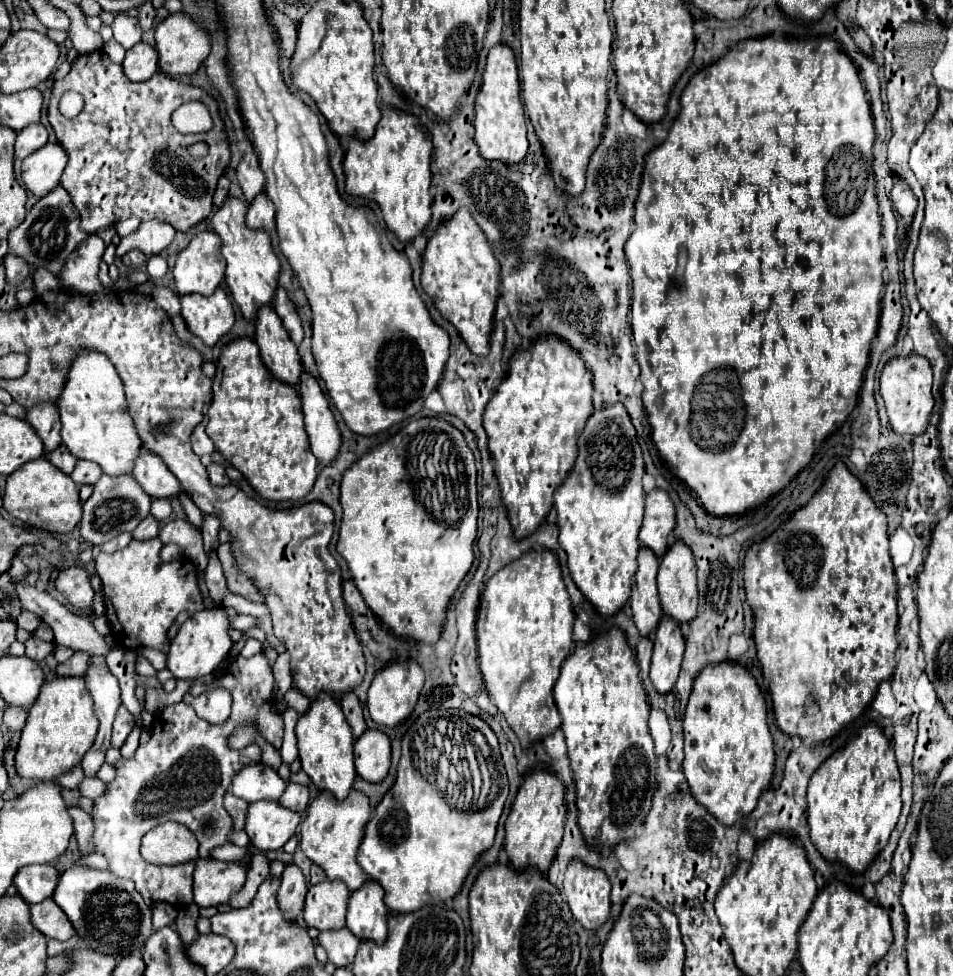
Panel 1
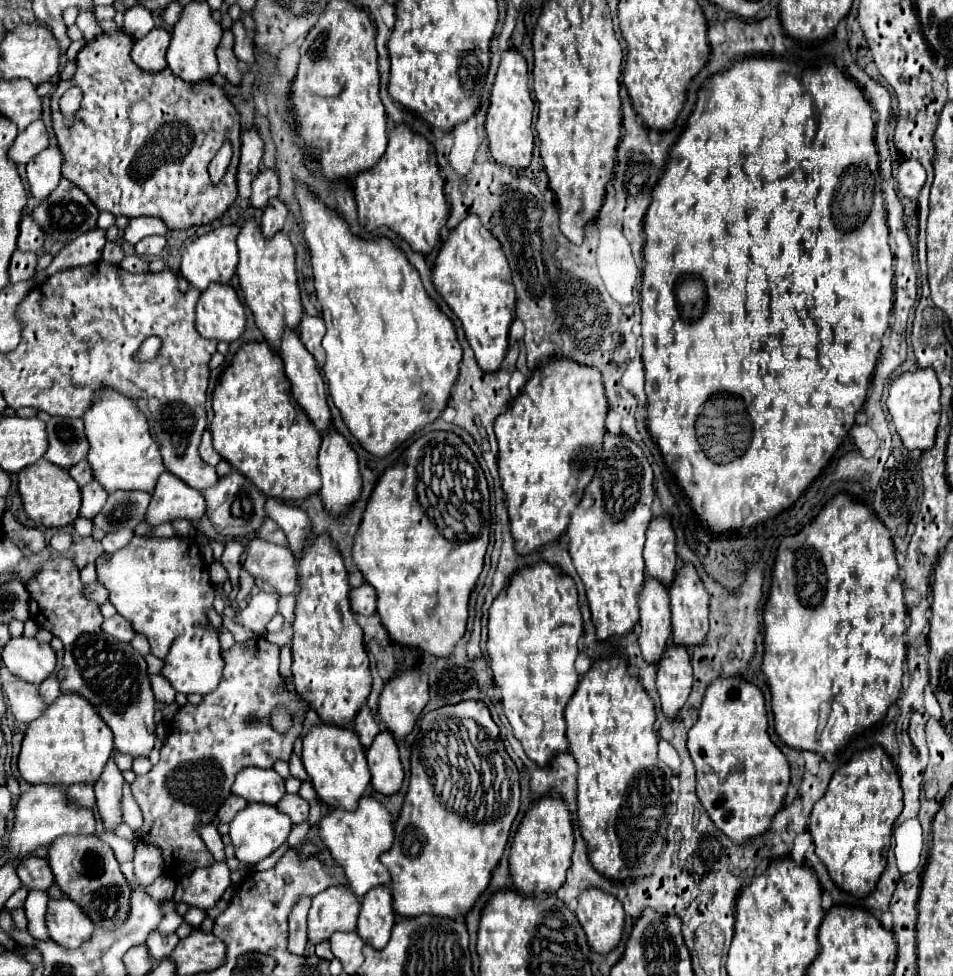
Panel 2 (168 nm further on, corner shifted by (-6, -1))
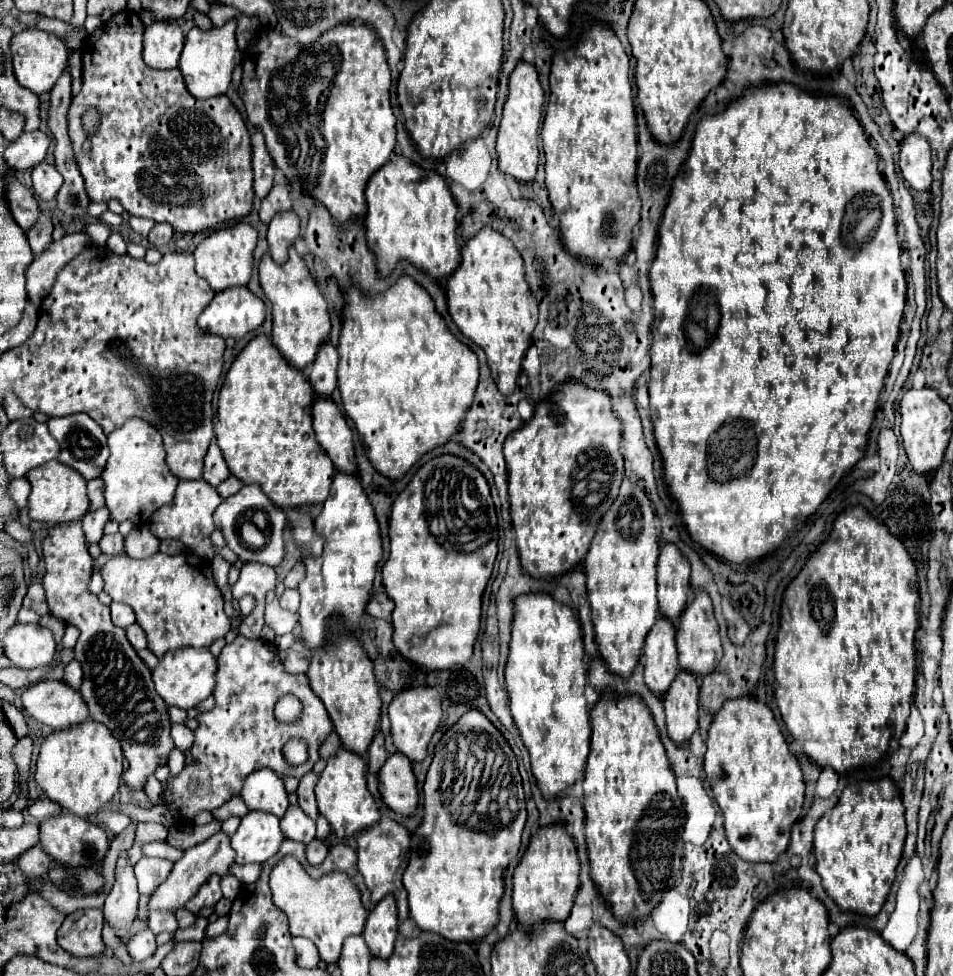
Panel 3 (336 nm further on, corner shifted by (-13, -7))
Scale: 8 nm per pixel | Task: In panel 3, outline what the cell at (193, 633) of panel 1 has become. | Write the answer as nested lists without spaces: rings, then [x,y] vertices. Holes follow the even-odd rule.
[[[179,649],[167,653],[159,665],[151,671],[153,673],[153,683],[157,695],[169,705],[169,707],[181,707],[181,709],[191,709],[205,701],[213,693],[213,683],[215,683],[215,669],[217,661],[209,653],[209,649]]]

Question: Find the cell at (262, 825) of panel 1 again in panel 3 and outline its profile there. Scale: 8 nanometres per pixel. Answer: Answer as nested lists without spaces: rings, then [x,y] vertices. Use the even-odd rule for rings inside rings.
[[[249,811],[231,837],[231,849],[235,851],[237,863],[263,863],[279,851],[283,839],[279,817],[273,813]]]

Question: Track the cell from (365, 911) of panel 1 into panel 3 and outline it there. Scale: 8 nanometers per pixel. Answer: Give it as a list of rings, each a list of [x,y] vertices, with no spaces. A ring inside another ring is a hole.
[[[387,895],[383,901],[379,901],[371,909],[365,929],[363,929],[367,947],[371,949],[371,953],[375,957],[379,957],[379,959],[391,957],[393,945],[397,939],[397,925],[399,925],[397,903],[395,903],[393,895]]]

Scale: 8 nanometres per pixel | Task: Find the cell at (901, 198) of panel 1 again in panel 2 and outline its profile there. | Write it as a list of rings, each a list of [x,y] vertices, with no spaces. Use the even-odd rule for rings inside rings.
[[[904,159],[904,163],[898,169],[898,189],[908,199],[918,199],[920,189],[926,181],[926,173],[920,167],[920,163]]]

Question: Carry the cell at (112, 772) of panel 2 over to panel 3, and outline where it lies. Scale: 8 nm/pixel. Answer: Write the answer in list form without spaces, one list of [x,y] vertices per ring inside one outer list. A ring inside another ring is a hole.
[[[121,853],[117,859],[115,885],[103,905],[105,921],[115,929],[119,937],[125,937],[131,931],[131,923],[137,913],[137,903],[139,893],[137,879],[133,875],[133,865],[127,863],[127,853]]]

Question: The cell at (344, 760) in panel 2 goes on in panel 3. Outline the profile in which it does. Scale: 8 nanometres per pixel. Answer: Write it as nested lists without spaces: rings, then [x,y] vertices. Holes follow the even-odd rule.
[[[341,747],[335,757],[329,757],[327,767],[317,781],[315,795],[317,795],[319,813],[329,821],[331,829],[335,831],[335,835],[339,839],[357,837],[361,831],[373,827],[381,819],[379,805],[375,803],[373,795],[367,789],[367,781],[365,781],[367,769],[365,767],[367,767],[367,763],[361,755],[355,755]]]

